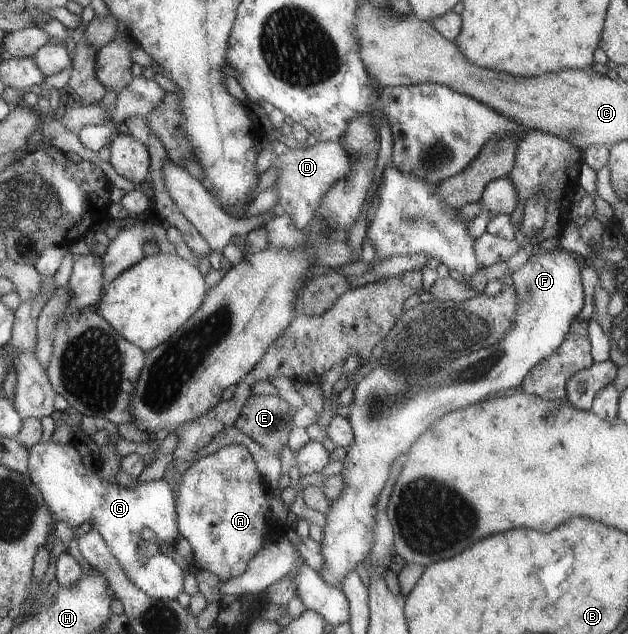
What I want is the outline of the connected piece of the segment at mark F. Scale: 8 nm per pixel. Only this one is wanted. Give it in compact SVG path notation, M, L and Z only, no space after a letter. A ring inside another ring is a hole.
M539 249L522 268L510 275L511 286L519 297L519 307L514 327L498 344L461 356L444 366L444 370L416 378L412 376L408 380L410 386L401 385L403 376L385 365L384 359L380 362L375 359L376 366L353 390L348 420L354 438L342 459L344 486L325 514L323 538L319 541L323 565L318 574L326 584L341 588L346 575L358 566L358 562L370 556L375 542L378 500L387 480L391 478L391 468L396 459L406 456L410 446L430 428L430 424L450 410L479 403L500 390L520 389L522 380L531 372L531 368L566 340L574 318L585 305L580 262L562 250Z

